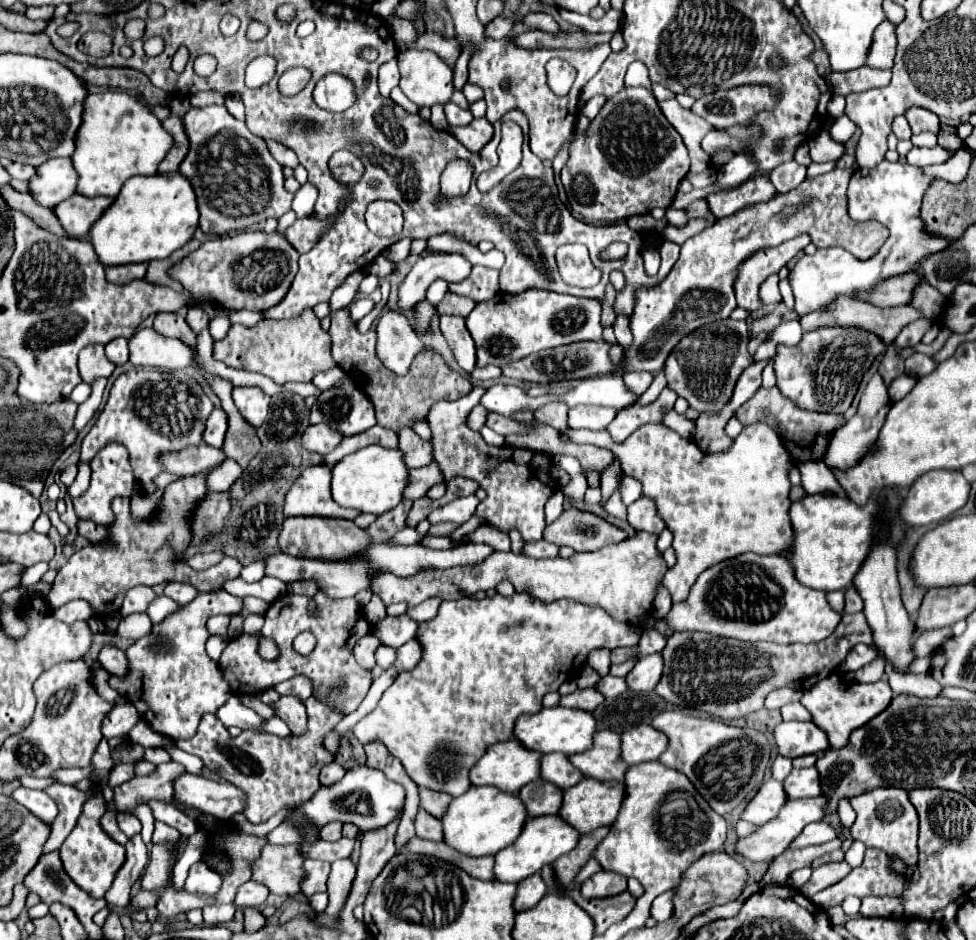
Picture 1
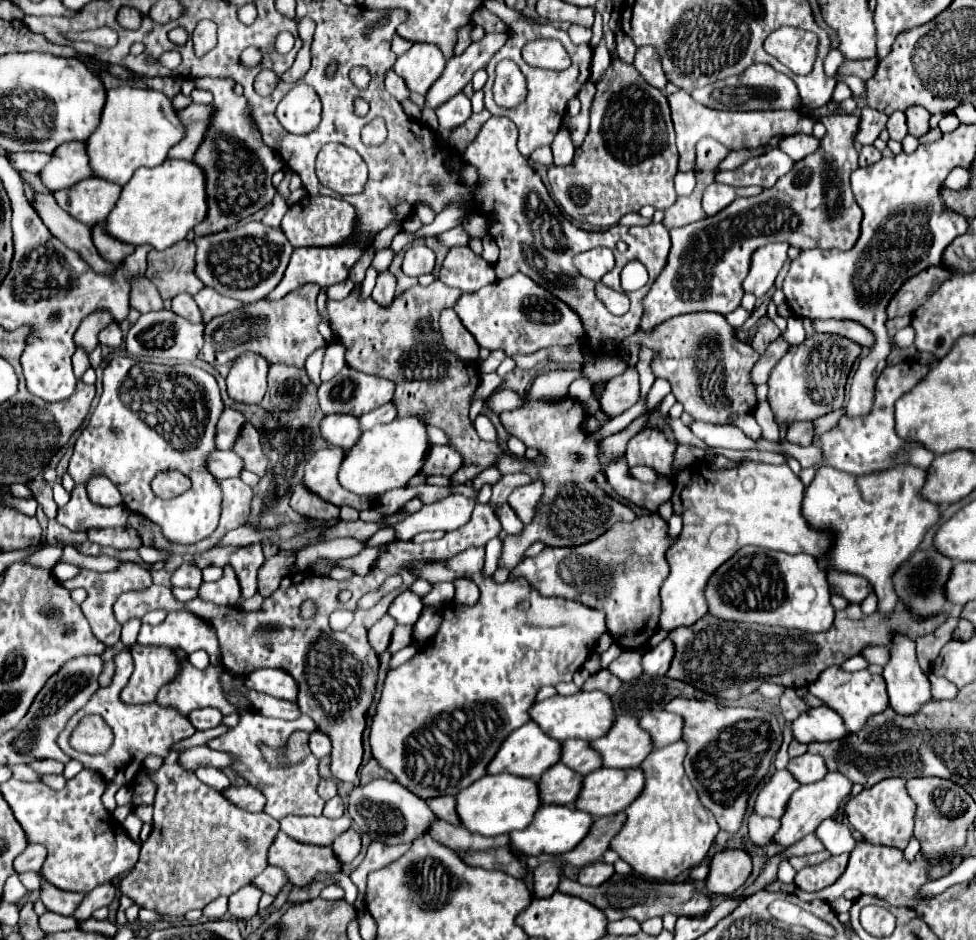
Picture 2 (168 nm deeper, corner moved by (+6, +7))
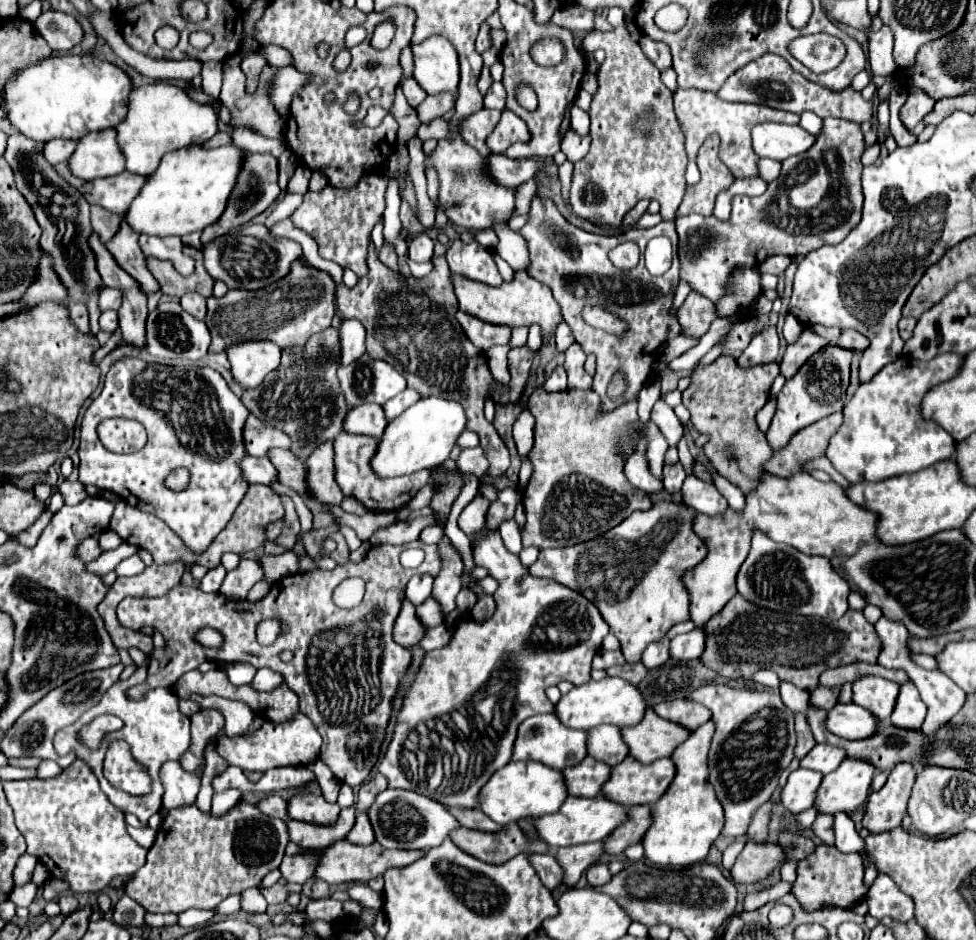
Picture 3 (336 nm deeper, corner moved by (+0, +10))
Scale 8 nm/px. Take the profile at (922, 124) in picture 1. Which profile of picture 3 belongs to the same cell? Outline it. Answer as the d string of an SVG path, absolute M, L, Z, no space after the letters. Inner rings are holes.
M912 88L908 90L908 100L900 110L900 116L904 120L904 126L908 130L914 130L914 126L934 108L934 100L928 98L922 90Z

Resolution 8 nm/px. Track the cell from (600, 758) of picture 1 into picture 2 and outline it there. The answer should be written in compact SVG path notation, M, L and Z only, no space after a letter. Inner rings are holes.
M620 715L604 737L592 741L592 747L602 753L606 767L630 769L640 767L642 759L654 749L654 743L648 731L638 727L638 717Z

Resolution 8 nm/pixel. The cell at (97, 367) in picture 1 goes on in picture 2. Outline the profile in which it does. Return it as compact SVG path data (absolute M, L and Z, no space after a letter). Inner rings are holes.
M94 311L94 315L88 315L78 331L74 333L74 341L76 345L84 347L88 353L98 345L98 331L104 329L106 325L110 325L114 319L110 319L110 313L108 311Z

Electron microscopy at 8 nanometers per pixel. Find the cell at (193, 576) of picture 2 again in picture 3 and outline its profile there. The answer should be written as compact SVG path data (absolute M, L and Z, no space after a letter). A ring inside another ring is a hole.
M122 358L112 364L106 374L104 388L100 396L90 404L82 418L82 432L80 432L80 466L78 466L78 480L84 486L98 486L100 490L108 490L118 494L124 502L146 510L148 514L158 516L182 542L194 552L202 554L210 542L220 534L220 530L232 518L236 506L240 504L244 492L248 490L248 482L240 476L236 468L236 460L244 456L244 440L242 440L242 426L248 416L248 408L240 402L240 398L228 388L226 380L214 368L200 364L200 362L176 362L176 364L158 364L158 362L144 362L138 358ZM106 418L134 418L144 424L148 432L148 444L144 450L134 454L116 454L110 452L98 438L98 424ZM184 466L190 470L190 486L184 492L170 492L162 480L164 476L176 468Z

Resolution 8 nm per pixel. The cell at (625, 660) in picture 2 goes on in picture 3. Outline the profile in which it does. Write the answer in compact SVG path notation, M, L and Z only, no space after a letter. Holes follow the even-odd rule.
M662 638L654 644L650 644L644 654L642 654L642 664L652 670L652 668L658 668L660 664L664 664L668 660L668 638Z

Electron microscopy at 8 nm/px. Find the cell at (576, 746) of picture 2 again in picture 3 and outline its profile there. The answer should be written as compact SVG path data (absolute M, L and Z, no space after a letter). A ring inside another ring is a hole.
M604 724L604 726L596 726L588 730L588 738L586 738L588 756L608 766L614 766L628 756L626 750L628 748L622 744L620 728L612 728L610 724Z

